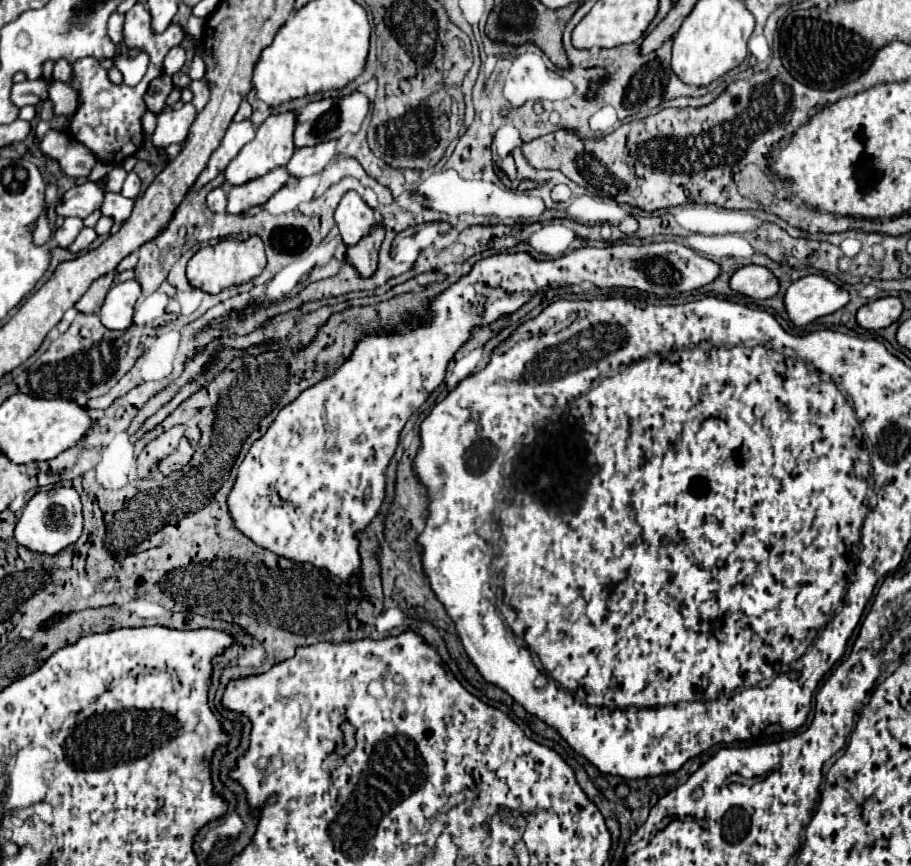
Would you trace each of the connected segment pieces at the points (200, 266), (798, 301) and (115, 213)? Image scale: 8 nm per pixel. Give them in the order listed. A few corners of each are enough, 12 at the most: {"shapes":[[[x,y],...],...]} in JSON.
{"shapes":[[[259,236],[221,240],[187,264],[193,288],[219,294],[265,268]],[[805,276],[785,294],[795,326],[847,306],[849,292]],[[105,194],[103,216],[121,224],[131,216],[133,200]]]}

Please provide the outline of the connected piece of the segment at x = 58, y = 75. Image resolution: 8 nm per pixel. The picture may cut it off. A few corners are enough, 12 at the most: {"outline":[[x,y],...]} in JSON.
{"outline":[[59,60],[53,78],[59,82],[73,80],[71,64]]}

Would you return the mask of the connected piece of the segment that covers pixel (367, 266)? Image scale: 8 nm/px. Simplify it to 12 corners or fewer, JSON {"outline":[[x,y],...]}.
{"outline":[[383,226],[347,248],[347,262],[361,278],[377,270]]}

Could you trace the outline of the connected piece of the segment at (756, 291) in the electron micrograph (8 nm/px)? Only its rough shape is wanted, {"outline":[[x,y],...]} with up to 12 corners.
{"outline":[[749,264],[731,276],[731,288],[763,300],[779,292],[769,268]]}

